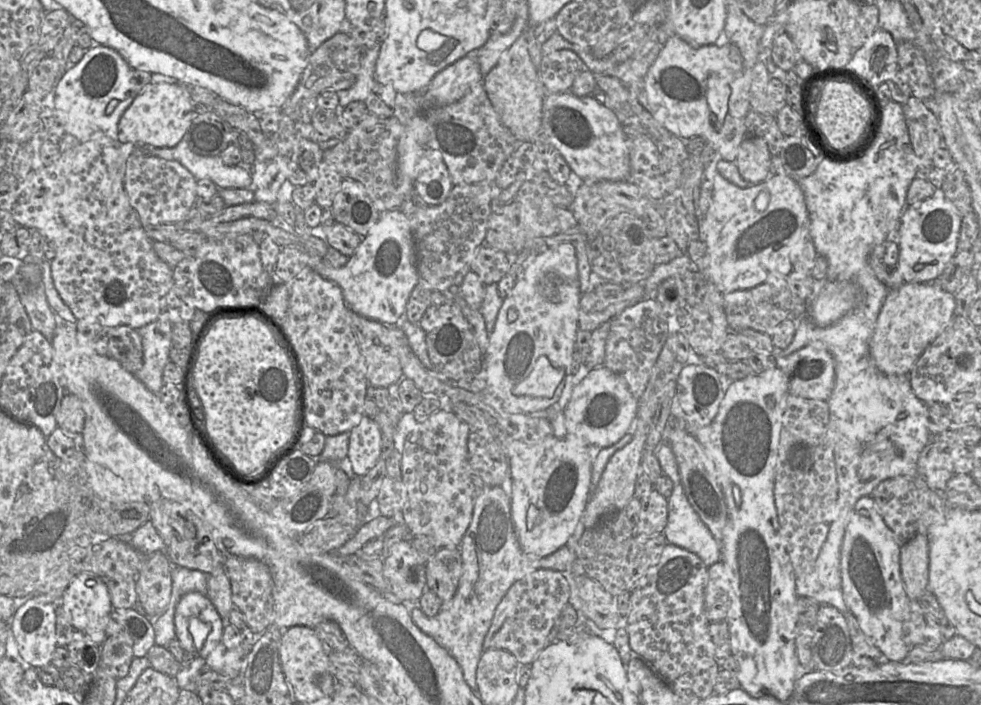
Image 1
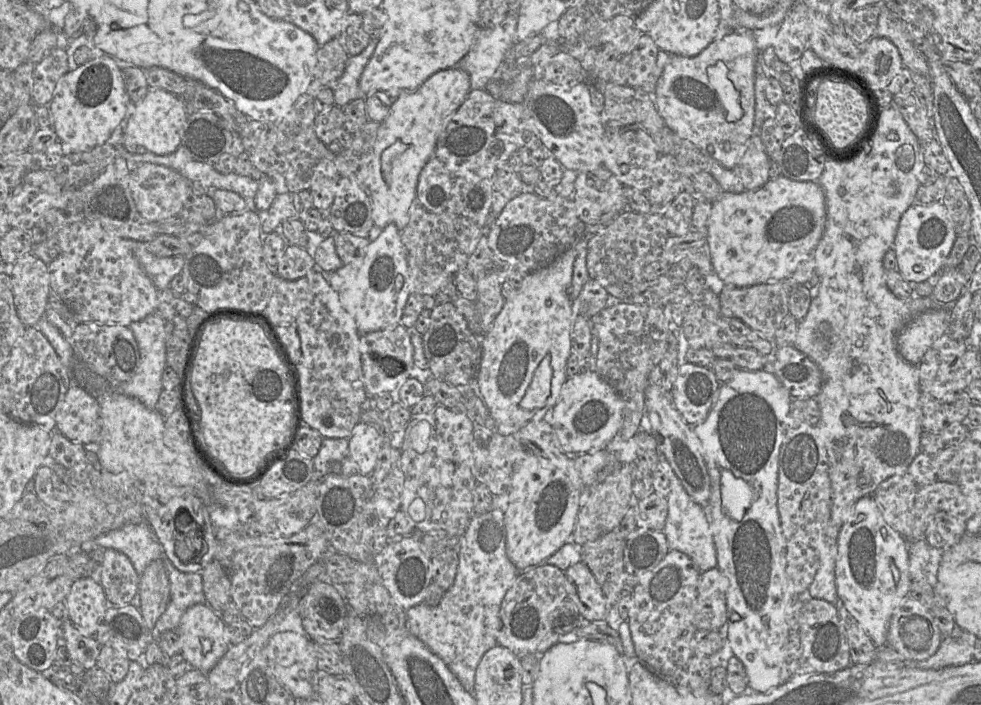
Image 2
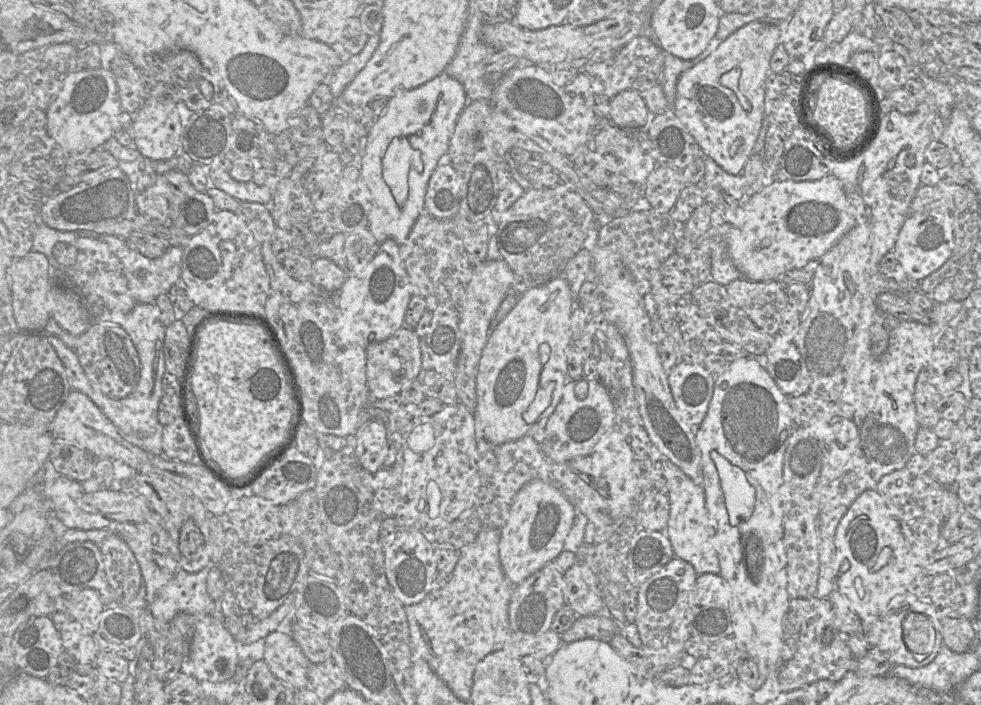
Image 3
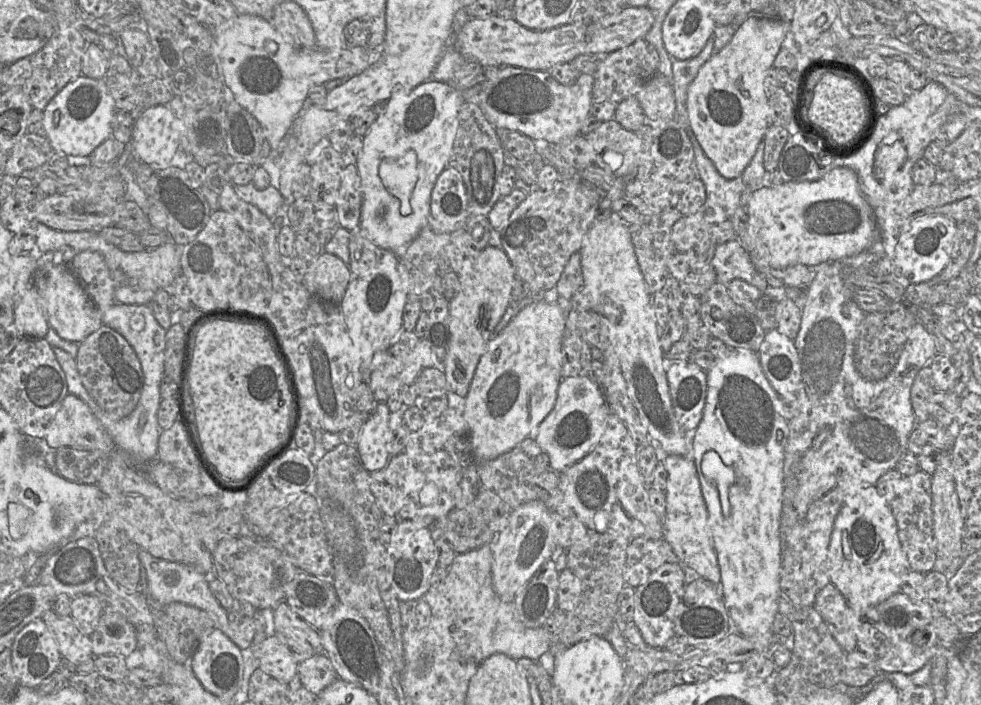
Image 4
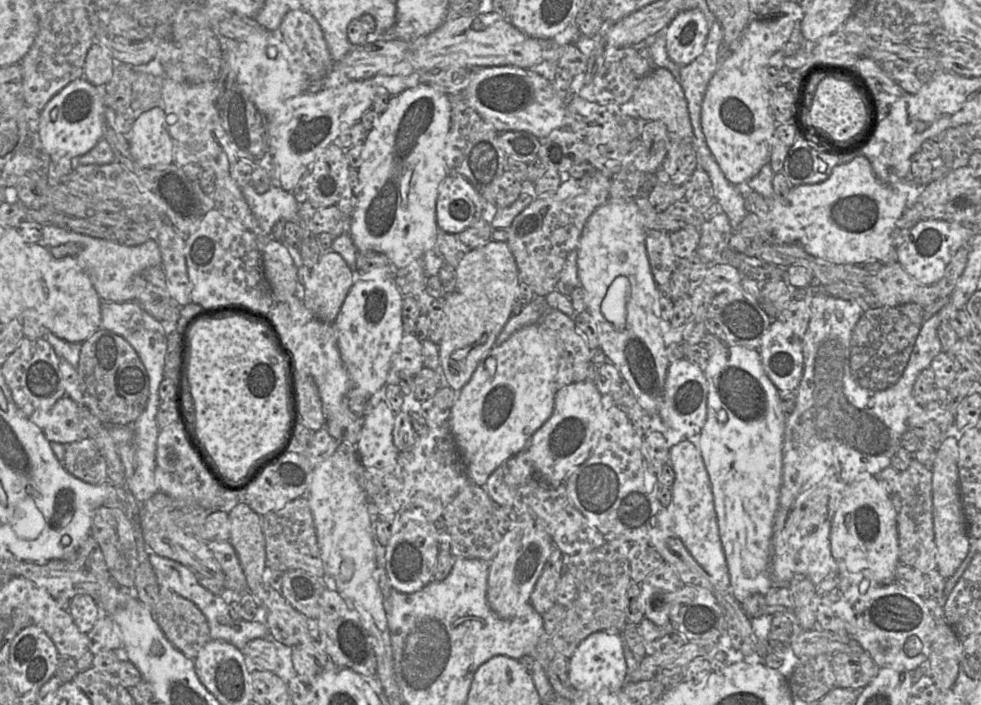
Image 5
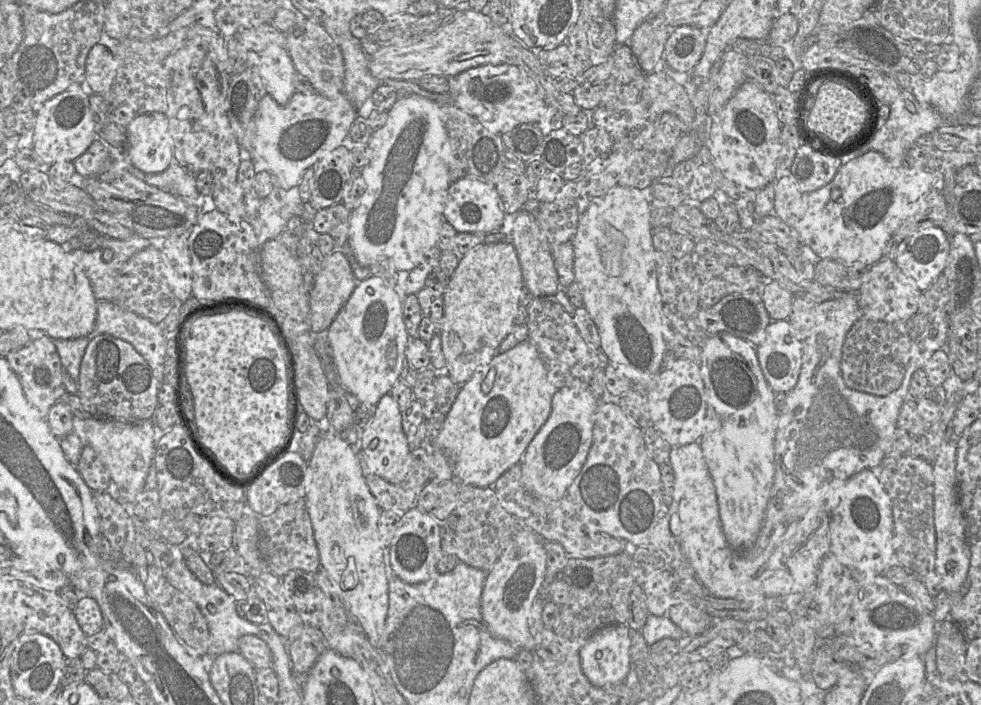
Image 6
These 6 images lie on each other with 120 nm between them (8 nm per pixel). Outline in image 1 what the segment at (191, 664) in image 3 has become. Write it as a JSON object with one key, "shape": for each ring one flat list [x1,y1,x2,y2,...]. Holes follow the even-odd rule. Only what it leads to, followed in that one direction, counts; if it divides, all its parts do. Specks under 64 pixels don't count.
{"shape":[[190,592,179,601,174,617,176,638,182,648,206,659,221,643,225,620,206,594]]}

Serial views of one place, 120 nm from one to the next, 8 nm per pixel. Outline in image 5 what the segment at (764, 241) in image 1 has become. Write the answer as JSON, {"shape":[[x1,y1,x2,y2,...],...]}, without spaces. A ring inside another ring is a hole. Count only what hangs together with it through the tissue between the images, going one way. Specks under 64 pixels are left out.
{"shape":[[857,156,848,163,838,164,829,178,821,183,793,186,786,197,765,198,744,186,744,199,747,213,754,213,761,220,769,222,772,234,781,243,799,244,811,256,836,264,886,264,897,262,897,252,892,245,892,232,897,220,923,186,925,185,917,185,911,178,903,182,884,184,874,174,868,158]]}

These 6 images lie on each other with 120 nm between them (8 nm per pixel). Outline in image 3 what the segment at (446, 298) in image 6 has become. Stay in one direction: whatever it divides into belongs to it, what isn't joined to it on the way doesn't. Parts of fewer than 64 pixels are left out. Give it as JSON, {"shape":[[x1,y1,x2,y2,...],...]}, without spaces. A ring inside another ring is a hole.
{"shape":[[503,259,488,260,473,267,470,281,465,285,462,302,459,306,459,331,461,335,460,353,453,380,458,402,474,413,476,408,476,375,483,347,488,338,488,329,507,290,514,280,515,273]]}

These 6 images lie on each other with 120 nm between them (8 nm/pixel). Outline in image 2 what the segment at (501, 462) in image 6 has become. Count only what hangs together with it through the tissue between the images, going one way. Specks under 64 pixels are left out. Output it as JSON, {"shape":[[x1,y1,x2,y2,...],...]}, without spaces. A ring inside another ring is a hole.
{"shape":[[577,239,551,264,527,274,514,296,505,300,489,332,481,336,482,356,475,387,496,422,496,430,501,434,514,434,530,421,547,420,550,423,550,413,567,380,566,365,572,349,570,288,573,265,582,248,586,248,586,243,587,239]]}

